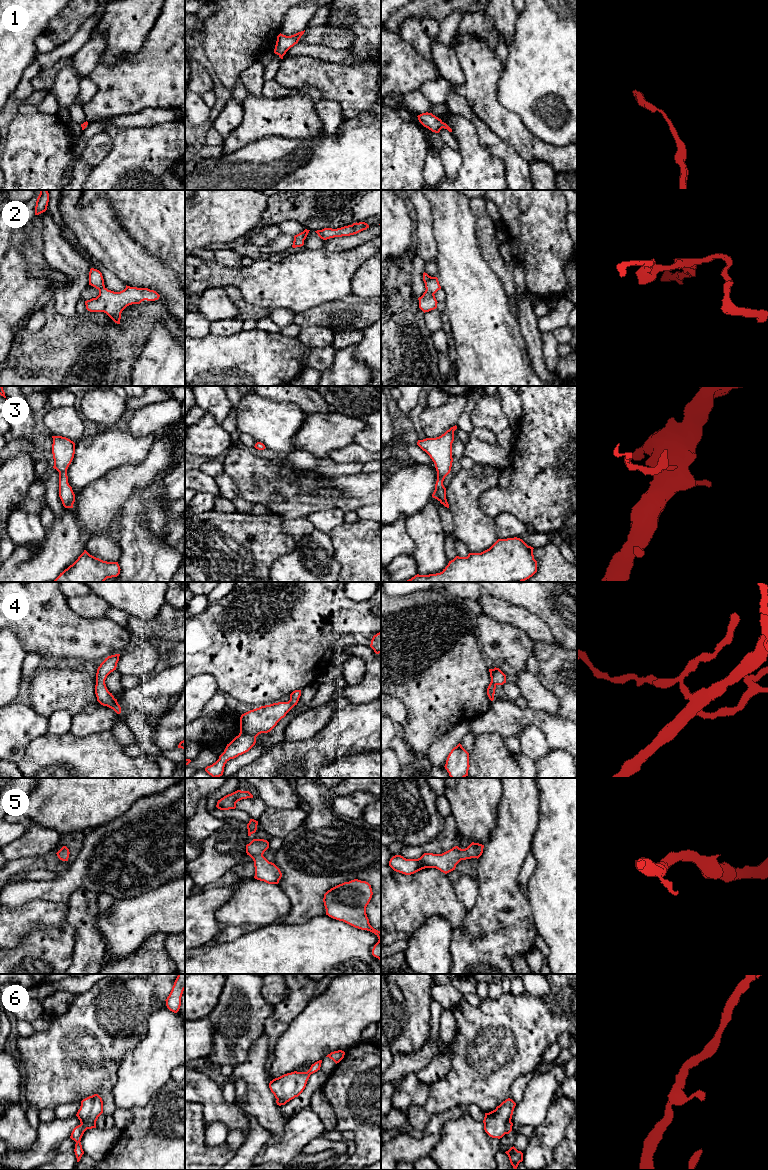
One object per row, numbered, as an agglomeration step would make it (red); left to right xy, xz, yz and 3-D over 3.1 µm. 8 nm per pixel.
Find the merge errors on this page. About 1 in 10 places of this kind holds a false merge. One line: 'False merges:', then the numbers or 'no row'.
False merges: no row

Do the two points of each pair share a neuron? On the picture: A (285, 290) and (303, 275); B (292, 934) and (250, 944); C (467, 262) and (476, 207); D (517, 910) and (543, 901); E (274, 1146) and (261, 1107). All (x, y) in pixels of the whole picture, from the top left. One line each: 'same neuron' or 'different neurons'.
A: same neuron
B: same neuron
C: different neurons
D: different neurons
E: different neurons

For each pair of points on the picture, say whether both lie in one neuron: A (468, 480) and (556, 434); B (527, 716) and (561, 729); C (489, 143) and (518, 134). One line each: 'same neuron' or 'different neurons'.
A: different neurons
B: same neuron
C: different neurons

